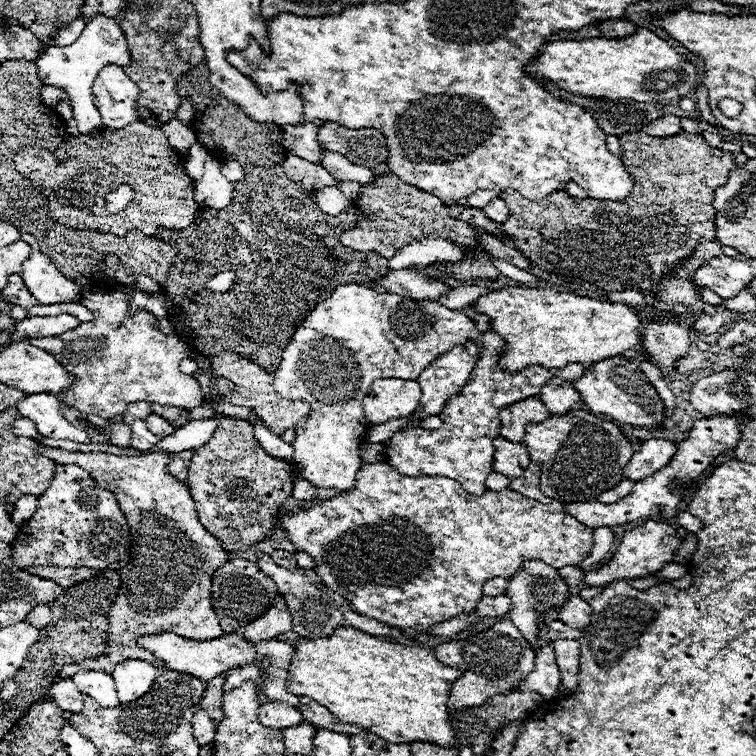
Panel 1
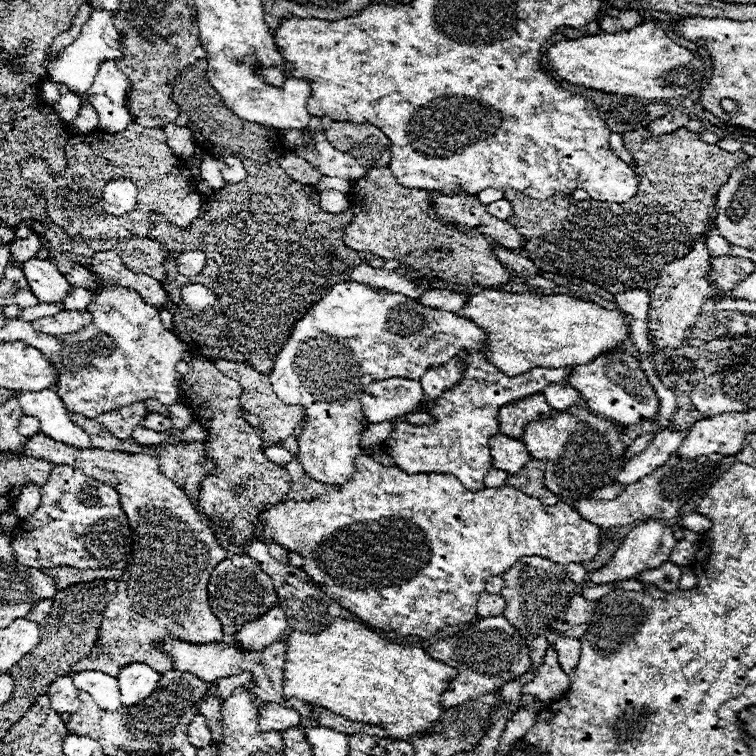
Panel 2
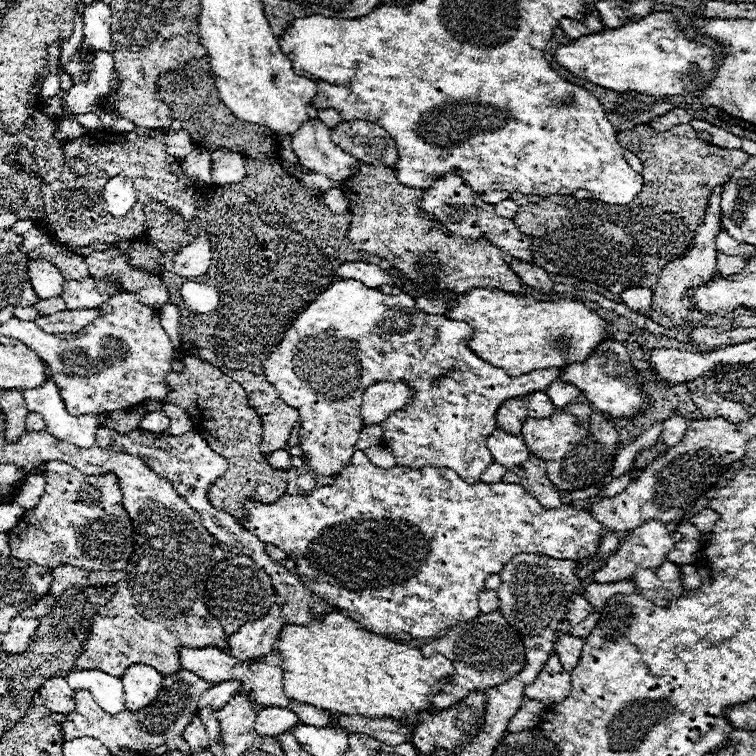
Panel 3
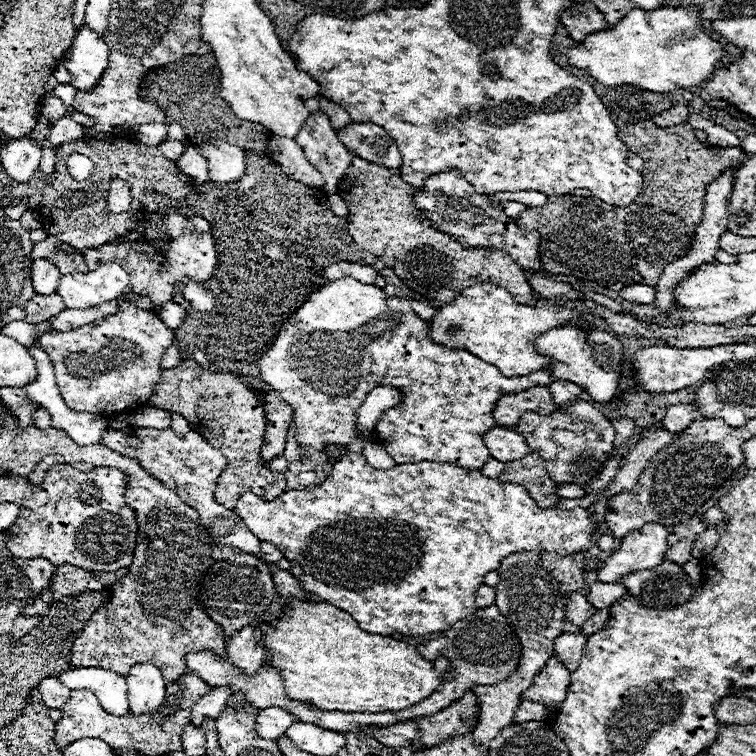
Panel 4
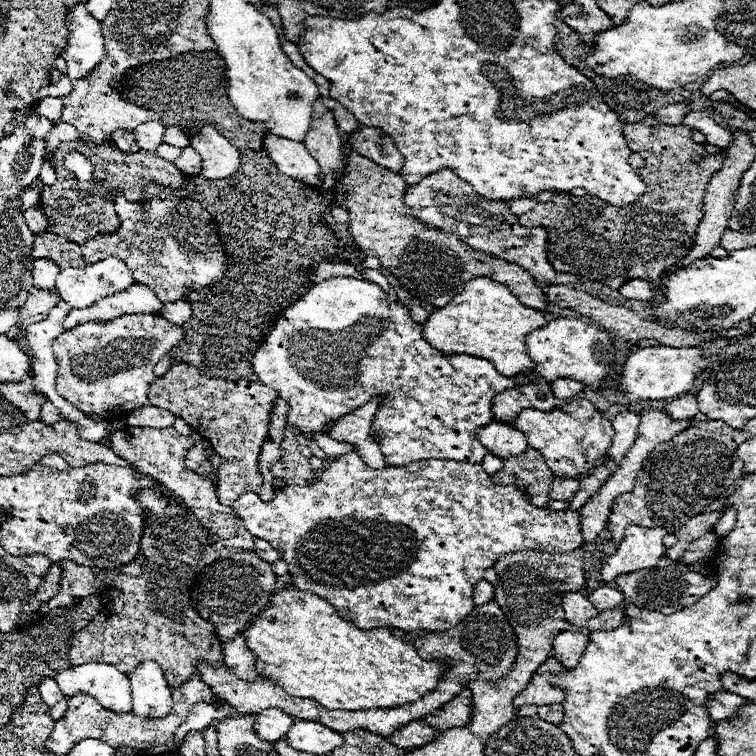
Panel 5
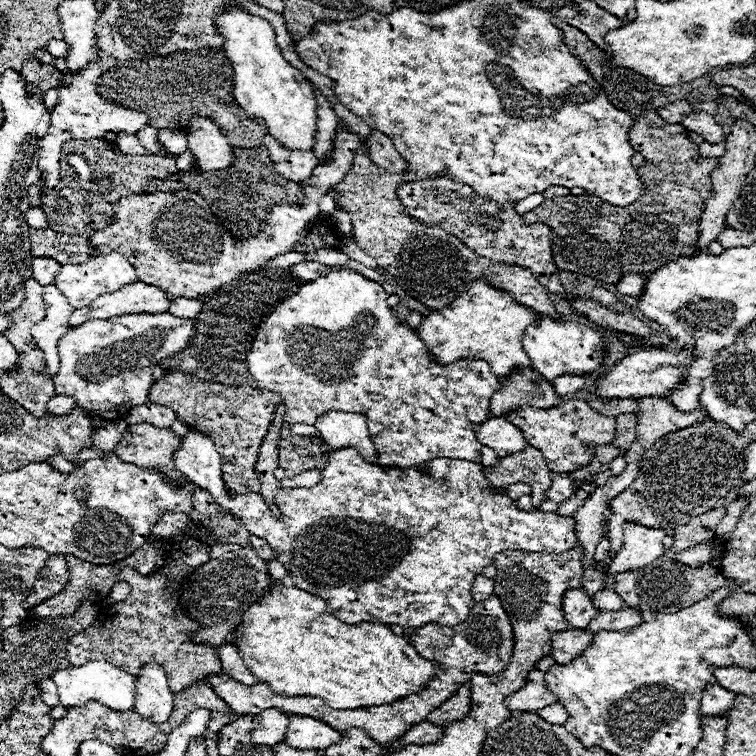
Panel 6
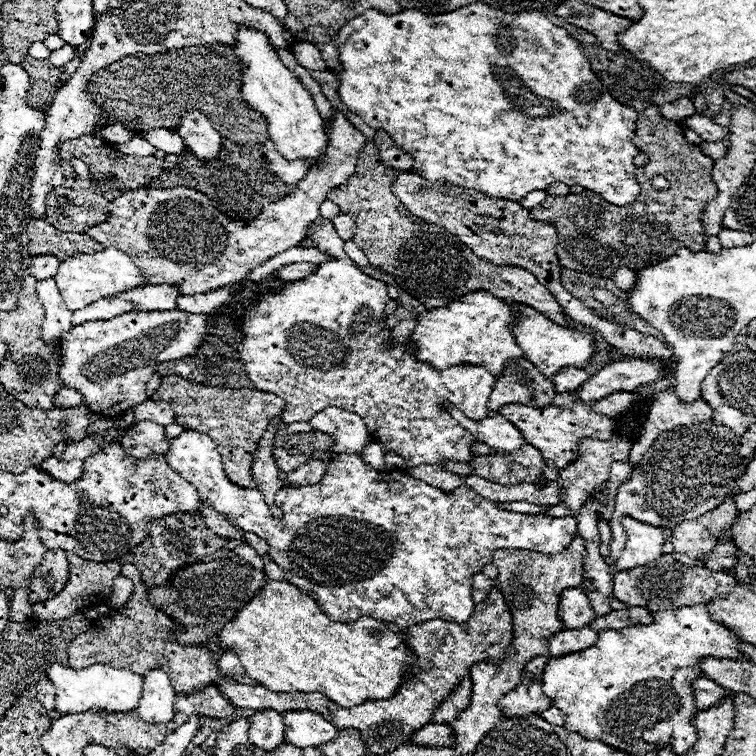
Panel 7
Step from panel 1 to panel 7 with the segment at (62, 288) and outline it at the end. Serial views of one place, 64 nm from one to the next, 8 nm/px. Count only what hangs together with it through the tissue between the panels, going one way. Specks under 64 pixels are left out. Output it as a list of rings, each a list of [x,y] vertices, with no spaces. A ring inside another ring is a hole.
[[[34,256],[32,266],[30,266],[30,276],[36,280],[48,280],[54,278],[58,272],[60,260],[56,256]]]

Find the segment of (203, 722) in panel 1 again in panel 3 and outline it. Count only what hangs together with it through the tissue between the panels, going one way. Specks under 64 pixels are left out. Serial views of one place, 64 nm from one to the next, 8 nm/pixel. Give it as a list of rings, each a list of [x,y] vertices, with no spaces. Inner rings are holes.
[[[194,716],[192,724],[188,724],[188,728],[184,730],[184,740],[192,748],[192,752],[200,752],[200,750],[208,748],[210,740],[208,740],[206,728],[204,728],[204,724],[202,724],[202,720],[198,716]]]

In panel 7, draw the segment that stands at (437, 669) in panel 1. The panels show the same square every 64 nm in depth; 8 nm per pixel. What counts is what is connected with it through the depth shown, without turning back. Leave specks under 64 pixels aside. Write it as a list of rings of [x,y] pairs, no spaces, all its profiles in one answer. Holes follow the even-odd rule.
[[[268,580],[264,584],[256,598],[240,610],[236,620],[220,632],[218,644],[234,650],[242,660],[246,674],[260,684],[266,684],[272,692],[324,692],[324,696],[336,700],[336,704],[344,708],[364,704],[364,700],[386,700],[388,696],[394,696],[400,684],[410,678],[414,664],[412,650],[382,622],[368,616],[350,624],[332,622],[314,598],[306,596],[296,586],[278,580]]]

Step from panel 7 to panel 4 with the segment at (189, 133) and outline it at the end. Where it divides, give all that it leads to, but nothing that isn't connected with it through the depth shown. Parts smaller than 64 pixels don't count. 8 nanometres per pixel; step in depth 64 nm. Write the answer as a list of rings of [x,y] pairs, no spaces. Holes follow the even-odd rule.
[[[210,140],[198,146],[208,160],[208,174],[212,182],[232,182],[246,172],[244,150],[222,140]]]

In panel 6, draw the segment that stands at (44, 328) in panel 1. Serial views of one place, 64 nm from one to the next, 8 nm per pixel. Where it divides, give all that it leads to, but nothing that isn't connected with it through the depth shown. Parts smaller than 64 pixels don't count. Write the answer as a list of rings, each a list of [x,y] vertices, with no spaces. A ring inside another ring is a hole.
[[[136,282],[136,284],[128,284],[118,292],[112,294],[104,294],[100,298],[96,298],[90,306],[74,310],[68,326],[80,326],[88,320],[98,320],[98,318],[114,318],[114,316],[122,316],[122,314],[140,314],[140,312],[166,312],[170,306],[170,300],[166,298],[166,294],[150,284],[144,282]]]

